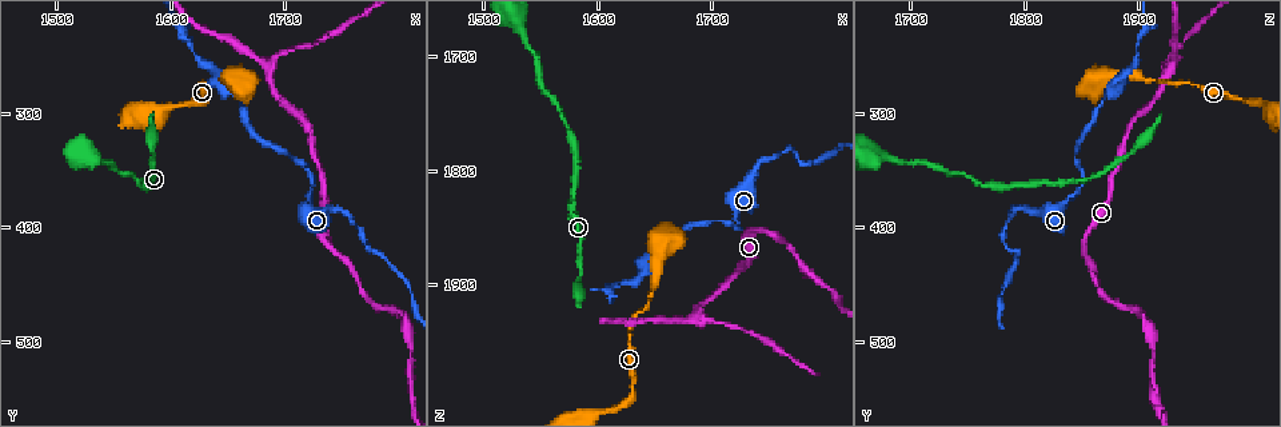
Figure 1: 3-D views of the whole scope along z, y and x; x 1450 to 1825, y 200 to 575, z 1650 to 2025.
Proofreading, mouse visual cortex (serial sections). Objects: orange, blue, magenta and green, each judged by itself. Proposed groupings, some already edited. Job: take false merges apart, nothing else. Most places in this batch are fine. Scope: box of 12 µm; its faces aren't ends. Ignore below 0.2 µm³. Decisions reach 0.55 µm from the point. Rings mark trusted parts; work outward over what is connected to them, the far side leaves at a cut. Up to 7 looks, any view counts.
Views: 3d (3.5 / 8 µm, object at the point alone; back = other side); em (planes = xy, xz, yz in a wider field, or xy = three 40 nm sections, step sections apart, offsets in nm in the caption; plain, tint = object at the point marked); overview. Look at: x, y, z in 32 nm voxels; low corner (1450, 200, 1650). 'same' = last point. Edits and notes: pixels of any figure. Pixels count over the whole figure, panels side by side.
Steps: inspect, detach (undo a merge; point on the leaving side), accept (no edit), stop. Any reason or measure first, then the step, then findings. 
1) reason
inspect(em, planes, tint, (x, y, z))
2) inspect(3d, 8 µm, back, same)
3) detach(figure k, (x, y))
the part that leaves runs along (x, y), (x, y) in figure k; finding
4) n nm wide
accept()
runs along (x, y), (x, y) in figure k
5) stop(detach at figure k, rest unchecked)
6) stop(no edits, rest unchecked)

inspect(3d, 3.5 µm, (1724, 362, 1850))

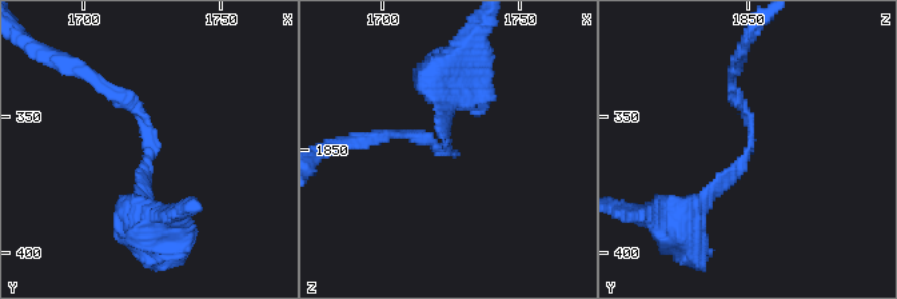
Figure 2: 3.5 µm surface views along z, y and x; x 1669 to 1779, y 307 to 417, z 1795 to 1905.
arms of 150, 150 nm; need the tissue
inspect(em, xy, step 1, tint, (1723, 360, 1851))

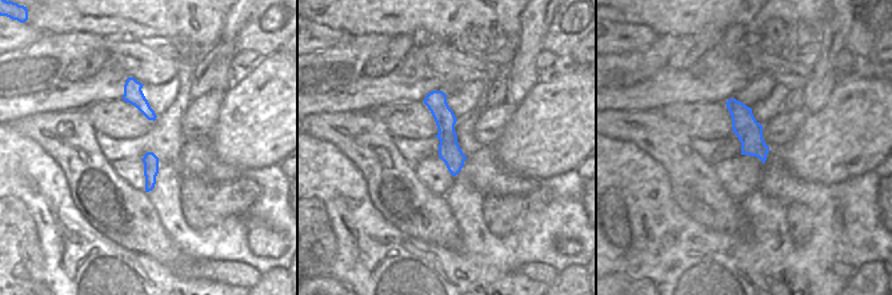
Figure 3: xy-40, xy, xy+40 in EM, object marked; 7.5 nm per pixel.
170 nm wide
accept()
runs along (148, 216), (152, 131), (99, 82) in figure 2; all the same cell

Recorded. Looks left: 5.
a narrow waist
inspect(3d, 3.5 µm, back, (1802, 476, 1904))

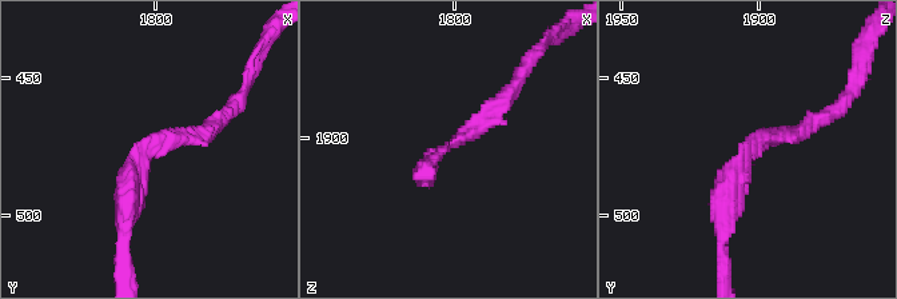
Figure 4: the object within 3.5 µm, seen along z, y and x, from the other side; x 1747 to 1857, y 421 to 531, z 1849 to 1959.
now the EM
inspect(em, xy, step 2, tint, (1804, 475, 1903))

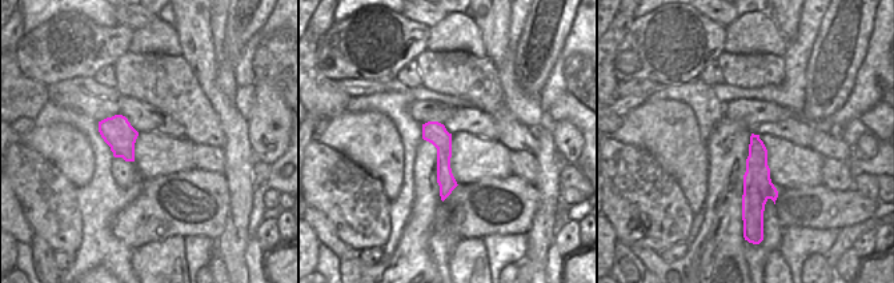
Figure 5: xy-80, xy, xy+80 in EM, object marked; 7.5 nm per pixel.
170 nm wide
accept()
runs along (756, 138), (756, 195), (745, 212) in figure 5; continuous, no second cell

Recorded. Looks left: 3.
sharp bend
inspect(3d, 8 µm, (1684, 262, 1930))

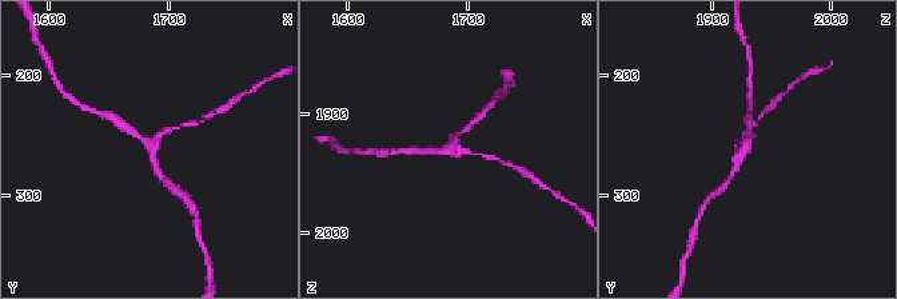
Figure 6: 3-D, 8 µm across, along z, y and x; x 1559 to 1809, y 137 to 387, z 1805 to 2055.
need the tissue
inspect(em, xy, step 5, tint, (1688, 260, 1930))

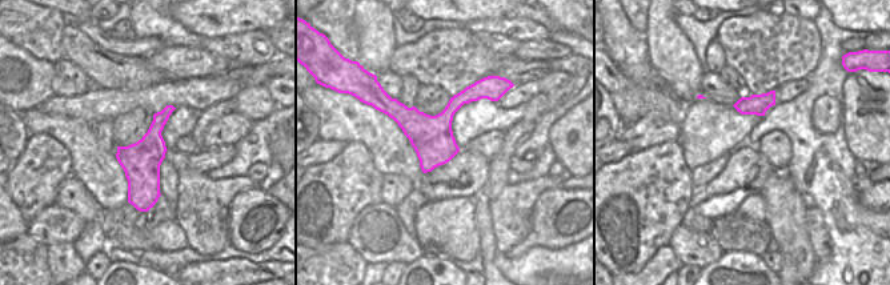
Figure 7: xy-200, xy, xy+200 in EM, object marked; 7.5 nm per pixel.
3 arms; arms of 150, 200, 200 nm
accept()
runs along (169, 108), (143, 159), (143, 208) in figure 7; one cell here

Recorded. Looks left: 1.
stop(no edits, rest unchecked)

